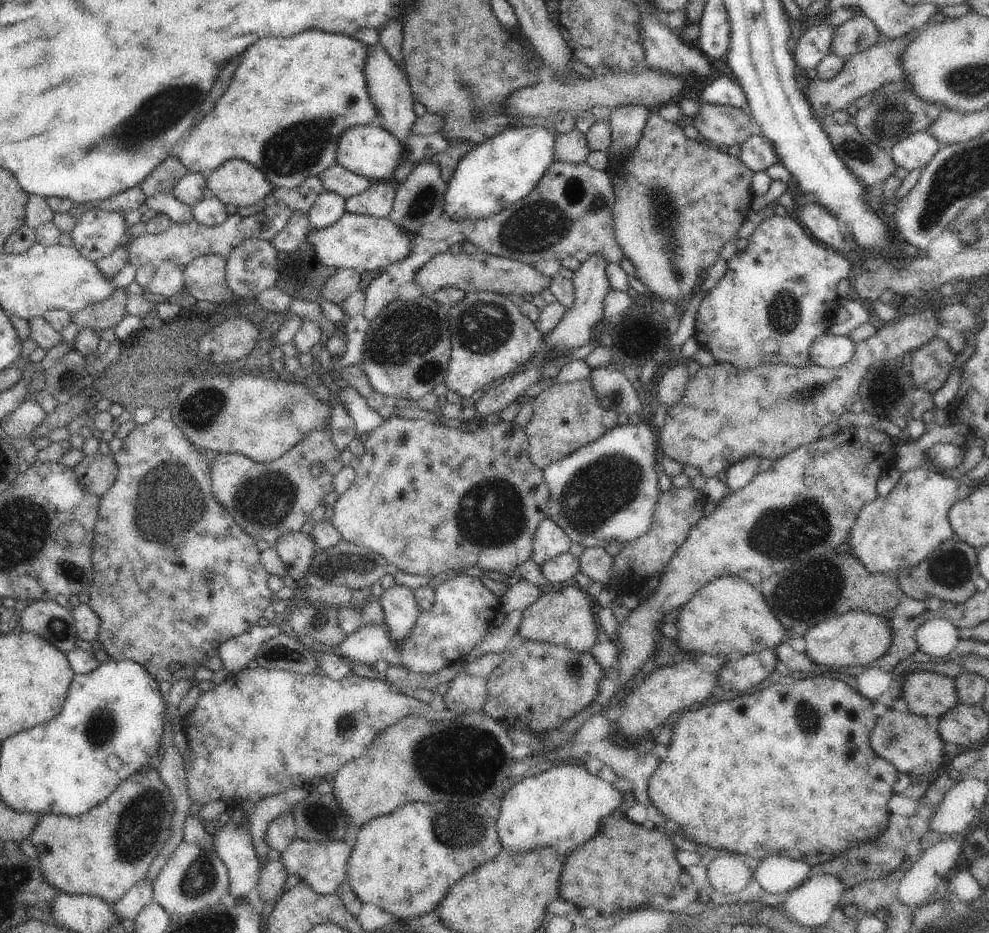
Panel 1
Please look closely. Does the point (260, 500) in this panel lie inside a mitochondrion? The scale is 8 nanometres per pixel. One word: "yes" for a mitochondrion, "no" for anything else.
yes

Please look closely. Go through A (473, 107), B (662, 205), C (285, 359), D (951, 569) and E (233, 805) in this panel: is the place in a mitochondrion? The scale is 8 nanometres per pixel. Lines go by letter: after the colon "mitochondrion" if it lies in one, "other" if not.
A: mitochondrion
B: mitochondrion
C: other
D: mitochondrion
E: other

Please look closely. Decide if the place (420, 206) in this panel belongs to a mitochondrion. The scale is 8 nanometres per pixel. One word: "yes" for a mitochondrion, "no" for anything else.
yes

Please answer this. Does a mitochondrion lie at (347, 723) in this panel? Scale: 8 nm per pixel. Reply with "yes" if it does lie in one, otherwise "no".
yes

